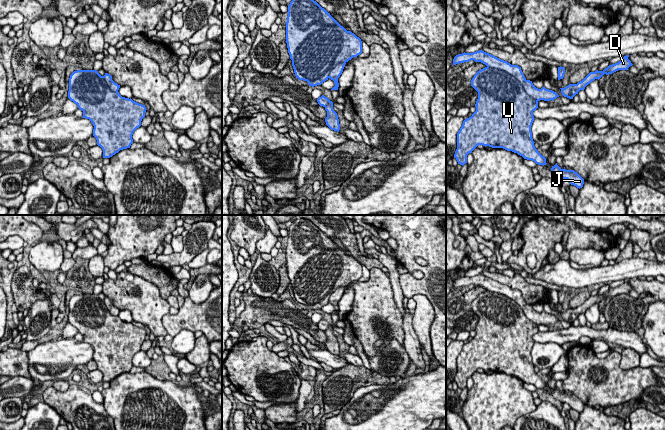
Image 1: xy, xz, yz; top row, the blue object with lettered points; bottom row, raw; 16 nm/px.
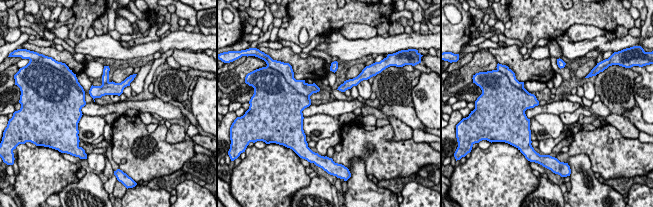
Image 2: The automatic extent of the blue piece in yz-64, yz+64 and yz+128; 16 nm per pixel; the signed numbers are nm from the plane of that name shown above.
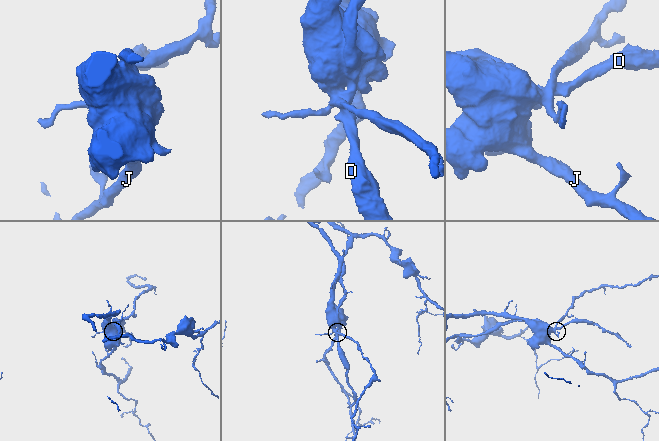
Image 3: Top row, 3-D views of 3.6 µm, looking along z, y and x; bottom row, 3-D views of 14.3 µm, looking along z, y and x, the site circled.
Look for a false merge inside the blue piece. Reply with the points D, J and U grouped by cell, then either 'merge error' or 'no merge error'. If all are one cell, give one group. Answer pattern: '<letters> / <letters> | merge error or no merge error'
D / J U | merge error

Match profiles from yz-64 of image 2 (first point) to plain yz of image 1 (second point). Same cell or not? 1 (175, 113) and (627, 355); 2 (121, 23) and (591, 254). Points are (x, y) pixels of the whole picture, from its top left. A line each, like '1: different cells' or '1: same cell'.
1: different cells
2: same cell

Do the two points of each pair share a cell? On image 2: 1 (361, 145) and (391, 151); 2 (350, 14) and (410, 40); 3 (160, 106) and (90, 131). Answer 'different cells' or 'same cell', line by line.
1: same cell
2: different cells
3: different cells

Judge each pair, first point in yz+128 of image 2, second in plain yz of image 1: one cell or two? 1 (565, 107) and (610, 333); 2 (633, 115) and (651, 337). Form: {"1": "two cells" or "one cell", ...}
{"1": "one cell", "2": "two cells"}

